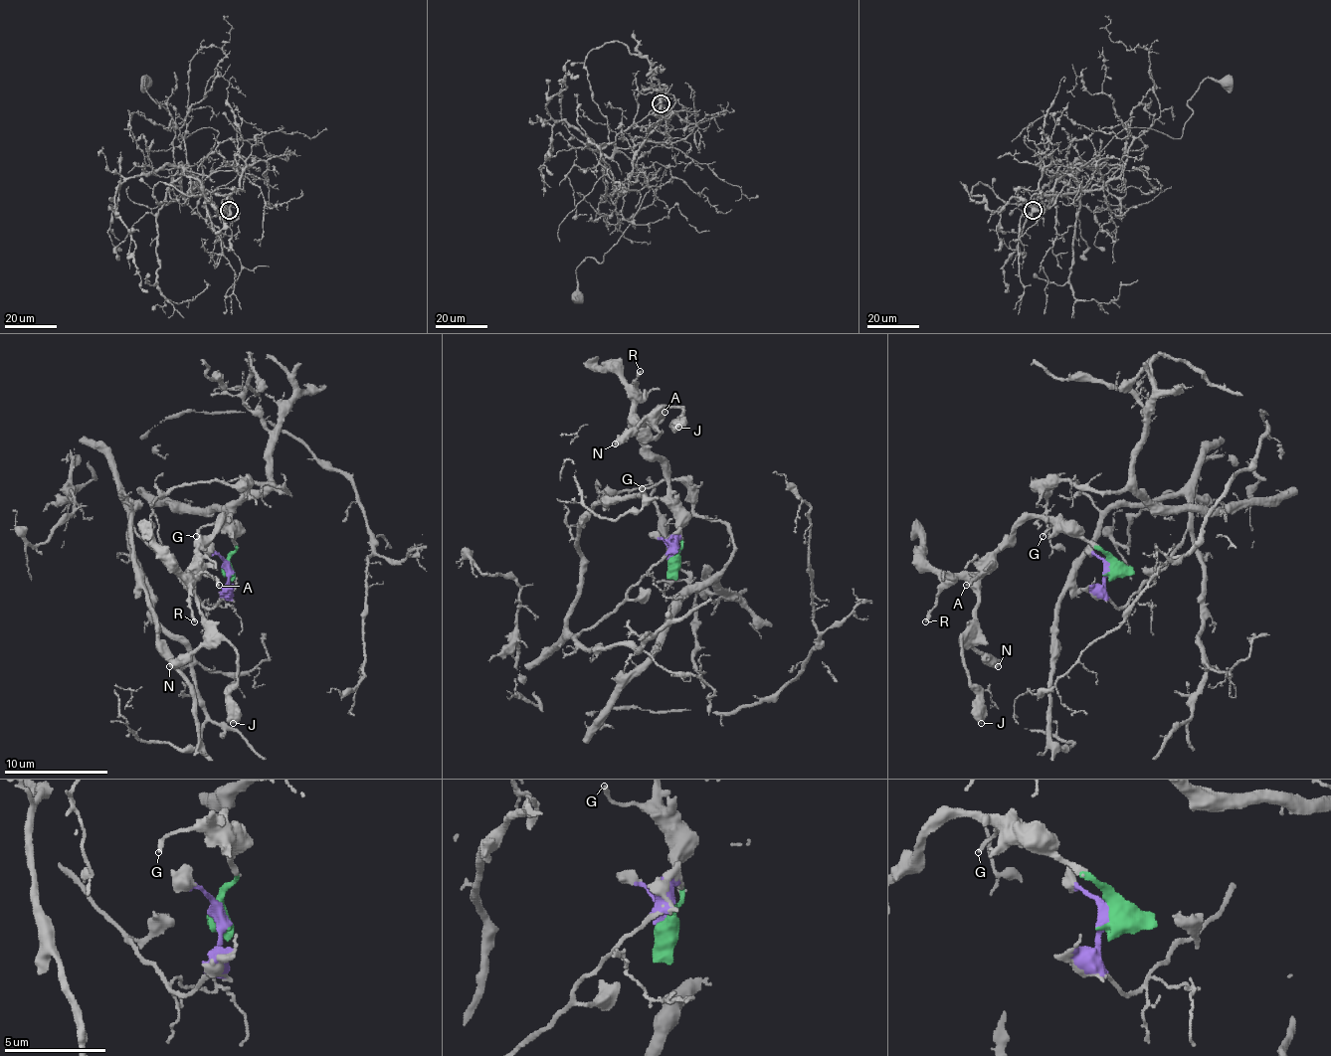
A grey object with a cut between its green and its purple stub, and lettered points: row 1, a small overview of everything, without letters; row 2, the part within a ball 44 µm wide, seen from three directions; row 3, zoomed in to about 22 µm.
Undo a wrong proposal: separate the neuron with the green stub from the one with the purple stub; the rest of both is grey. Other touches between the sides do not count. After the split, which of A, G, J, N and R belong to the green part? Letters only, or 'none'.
A, G, J, N, R

